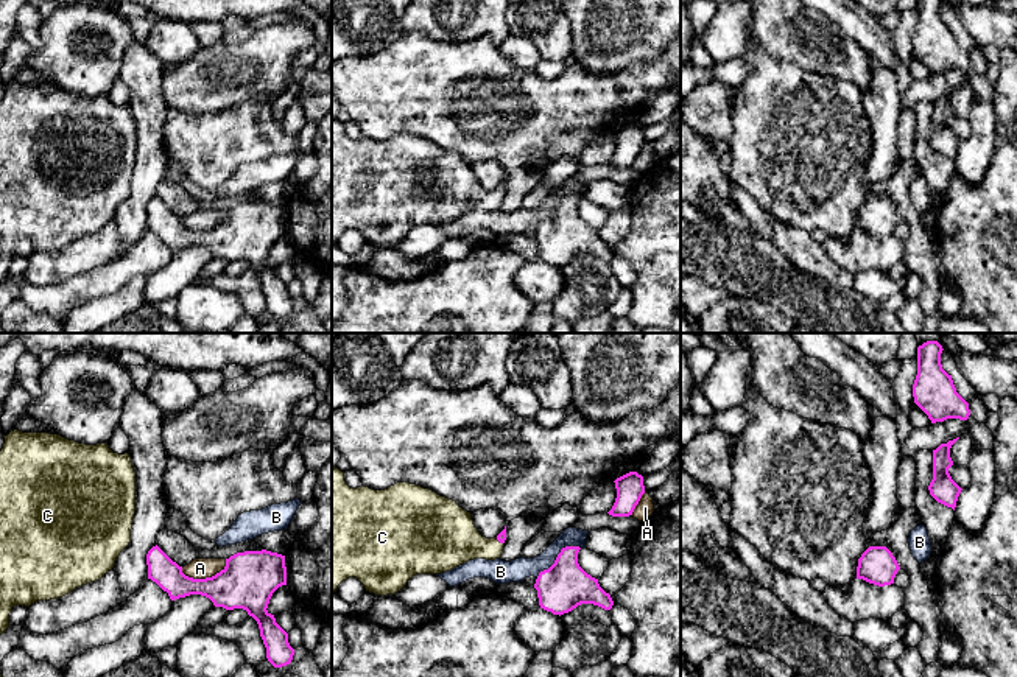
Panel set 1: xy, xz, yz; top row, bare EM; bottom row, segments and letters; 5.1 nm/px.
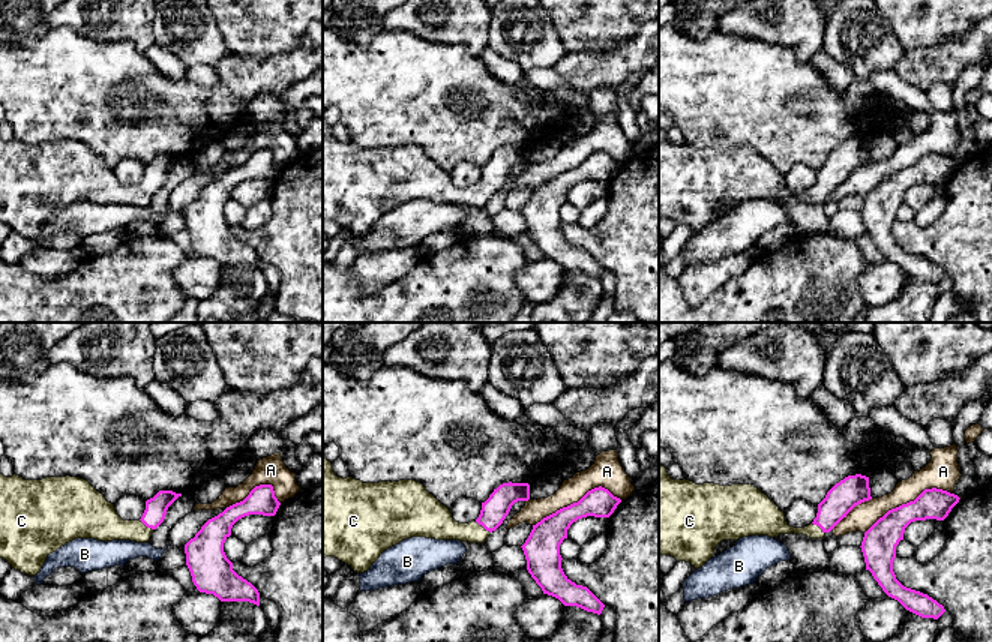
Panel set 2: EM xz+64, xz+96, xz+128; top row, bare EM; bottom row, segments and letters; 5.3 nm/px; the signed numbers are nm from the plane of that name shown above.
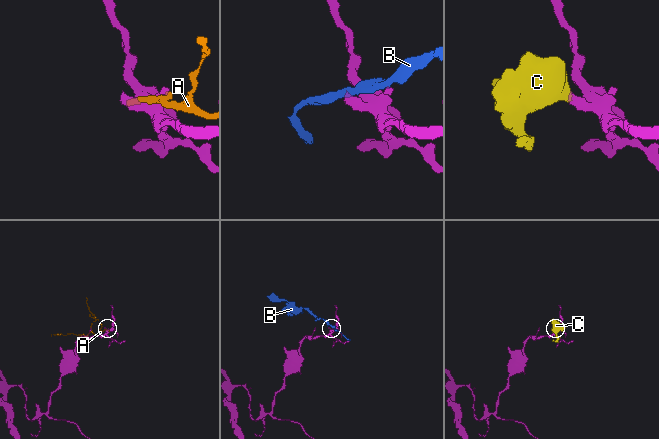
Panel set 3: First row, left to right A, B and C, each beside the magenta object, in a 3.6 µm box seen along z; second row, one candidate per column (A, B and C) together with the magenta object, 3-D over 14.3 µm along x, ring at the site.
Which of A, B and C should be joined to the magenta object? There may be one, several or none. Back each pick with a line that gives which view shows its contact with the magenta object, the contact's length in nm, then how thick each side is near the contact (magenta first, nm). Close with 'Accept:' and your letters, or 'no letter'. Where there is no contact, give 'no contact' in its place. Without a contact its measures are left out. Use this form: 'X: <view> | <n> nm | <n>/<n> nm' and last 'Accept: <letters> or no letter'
C: xz | 60 nm | 50/280 nm
Accept: C

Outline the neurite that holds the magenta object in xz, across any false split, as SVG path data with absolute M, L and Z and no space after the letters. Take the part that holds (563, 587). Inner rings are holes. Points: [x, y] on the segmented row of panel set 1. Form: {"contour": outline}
{"contour": "M565 546L554 563L539 573L534 588L540 609L553 615L564 615L581 604L593 604L611 610L614 601L598 579L587 574L578 563L579 546Z"}

